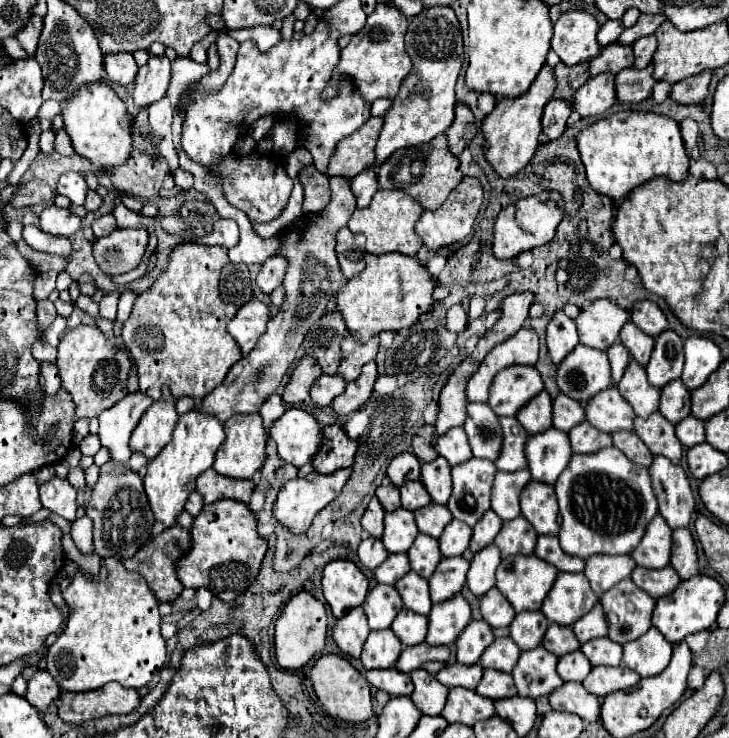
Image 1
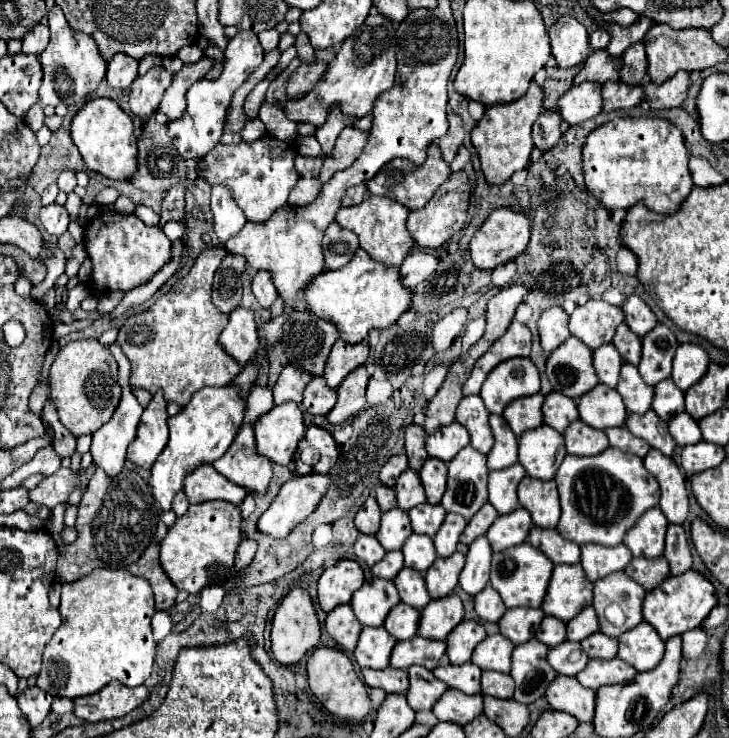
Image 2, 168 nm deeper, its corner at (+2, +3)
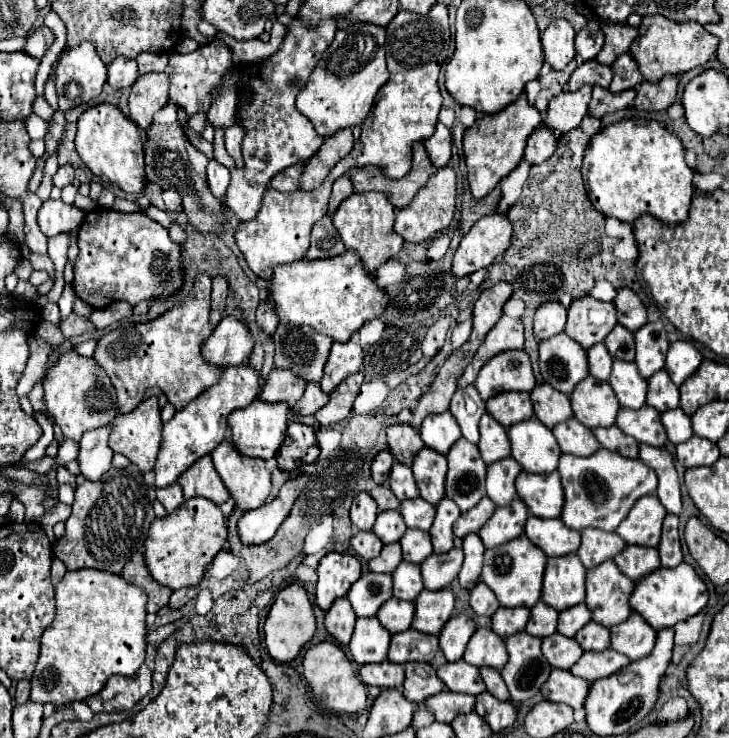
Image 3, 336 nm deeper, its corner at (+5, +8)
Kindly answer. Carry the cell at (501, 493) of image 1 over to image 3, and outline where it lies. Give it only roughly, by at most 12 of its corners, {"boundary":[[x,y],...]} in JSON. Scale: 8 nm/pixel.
{"boundary":[[511,457],[487,467],[487,497],[505,507],[515,499],[519,463]]}

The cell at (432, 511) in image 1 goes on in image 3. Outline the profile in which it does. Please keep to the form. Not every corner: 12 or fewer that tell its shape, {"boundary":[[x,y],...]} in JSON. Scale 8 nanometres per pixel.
{"boundary":[[421,497],[401,501],[407,527],[429,531],[435,505]]}

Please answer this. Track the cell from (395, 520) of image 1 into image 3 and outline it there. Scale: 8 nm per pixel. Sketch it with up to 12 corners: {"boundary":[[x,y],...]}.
{"boundary":[[381,511],[373,533],[387,545],[407,531],[399,511]]}

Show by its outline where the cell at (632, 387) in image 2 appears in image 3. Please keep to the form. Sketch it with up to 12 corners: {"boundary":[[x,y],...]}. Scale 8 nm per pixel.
{"boundary":[[615,359],[609,385],[621,407],[645,405],[647,381]]}

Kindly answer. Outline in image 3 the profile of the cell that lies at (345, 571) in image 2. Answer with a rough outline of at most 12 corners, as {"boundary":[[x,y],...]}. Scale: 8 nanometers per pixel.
{"boundary":[[349,553],[319,561],[319,609],[329,611],[359,579],[361,565]]}

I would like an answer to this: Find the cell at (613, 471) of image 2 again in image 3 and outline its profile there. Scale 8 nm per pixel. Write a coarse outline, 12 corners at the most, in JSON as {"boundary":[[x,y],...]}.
{"boundary":[[561,455],[561,521],[615,531],[655,493],[639,459]]}

